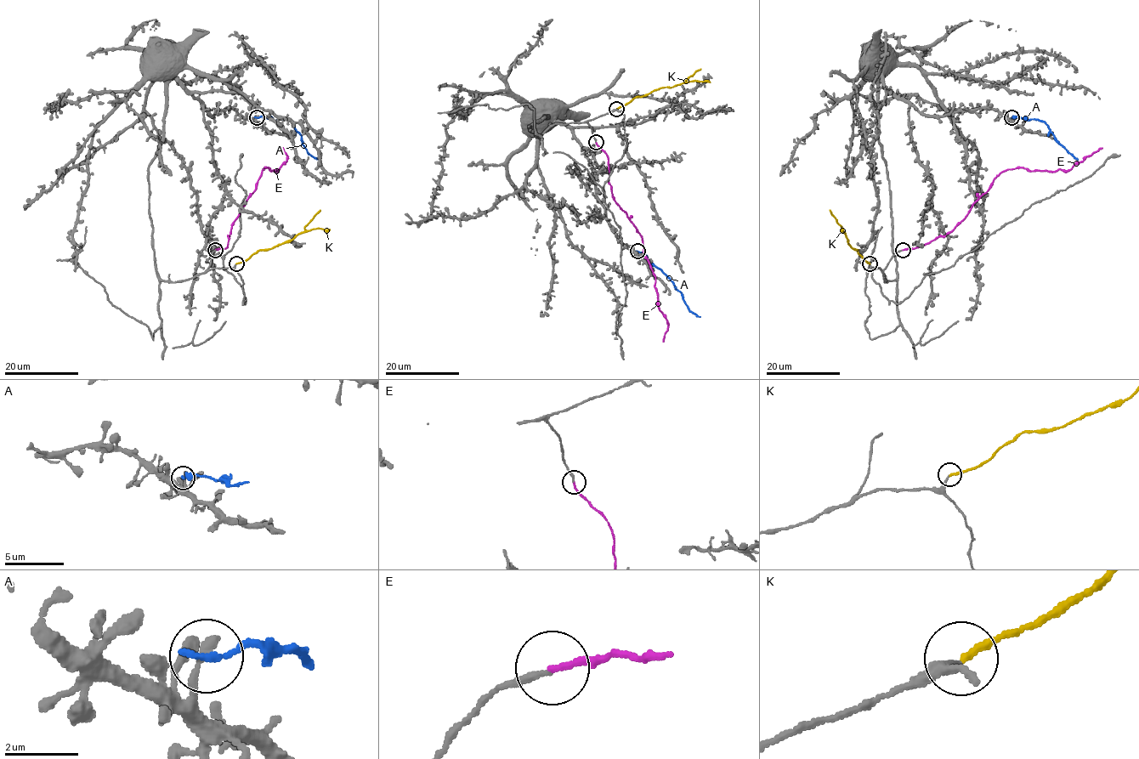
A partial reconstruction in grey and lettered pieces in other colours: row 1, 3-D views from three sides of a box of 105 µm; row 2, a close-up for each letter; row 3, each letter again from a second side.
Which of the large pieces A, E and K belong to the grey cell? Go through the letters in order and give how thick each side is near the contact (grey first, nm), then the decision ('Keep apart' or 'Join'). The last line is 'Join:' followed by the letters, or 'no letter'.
A: Thickness 320 nm (grey) against 200 nm. Keep apart
E: Thickness 180 nm (grey) against 150 nm. Join
K: Thickness 160 nm (grey) against 200 nm. Join
Join: E, K

